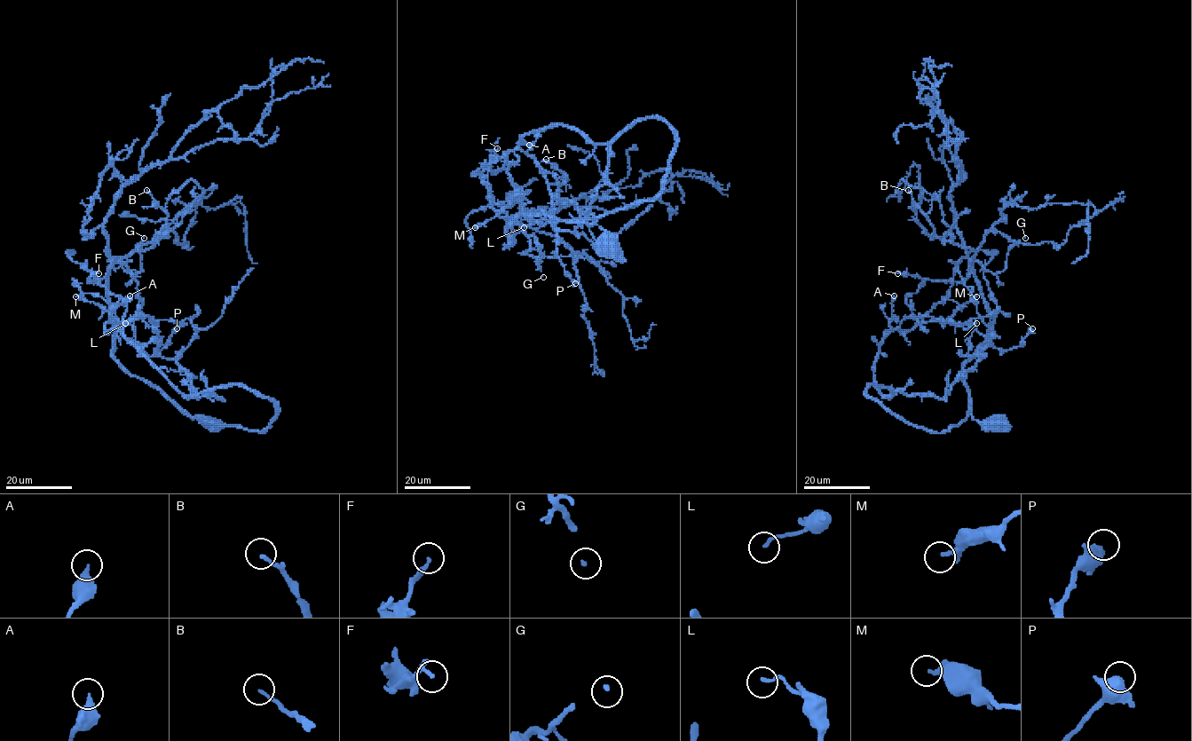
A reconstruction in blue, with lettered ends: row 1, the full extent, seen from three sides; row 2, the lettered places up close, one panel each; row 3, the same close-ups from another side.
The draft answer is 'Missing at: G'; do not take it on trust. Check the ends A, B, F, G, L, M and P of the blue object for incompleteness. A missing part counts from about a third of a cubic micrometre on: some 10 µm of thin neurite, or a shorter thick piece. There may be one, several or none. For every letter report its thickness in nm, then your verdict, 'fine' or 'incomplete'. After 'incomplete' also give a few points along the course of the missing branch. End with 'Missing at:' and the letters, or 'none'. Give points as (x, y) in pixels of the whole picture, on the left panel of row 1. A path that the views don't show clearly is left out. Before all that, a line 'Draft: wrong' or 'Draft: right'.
Draft: right
A: 360 nm thick; fine
B: 170 nm thick; fine
F: 110 nm thick; fine
G: 130 nm thick; incomplete; missing branch runs (144, 238), (146, 243), (137, 253)
L: 160 nm thick; fine
M: 280 nm thick; fine
P: 440 nm thick; fine
Missing at: G

